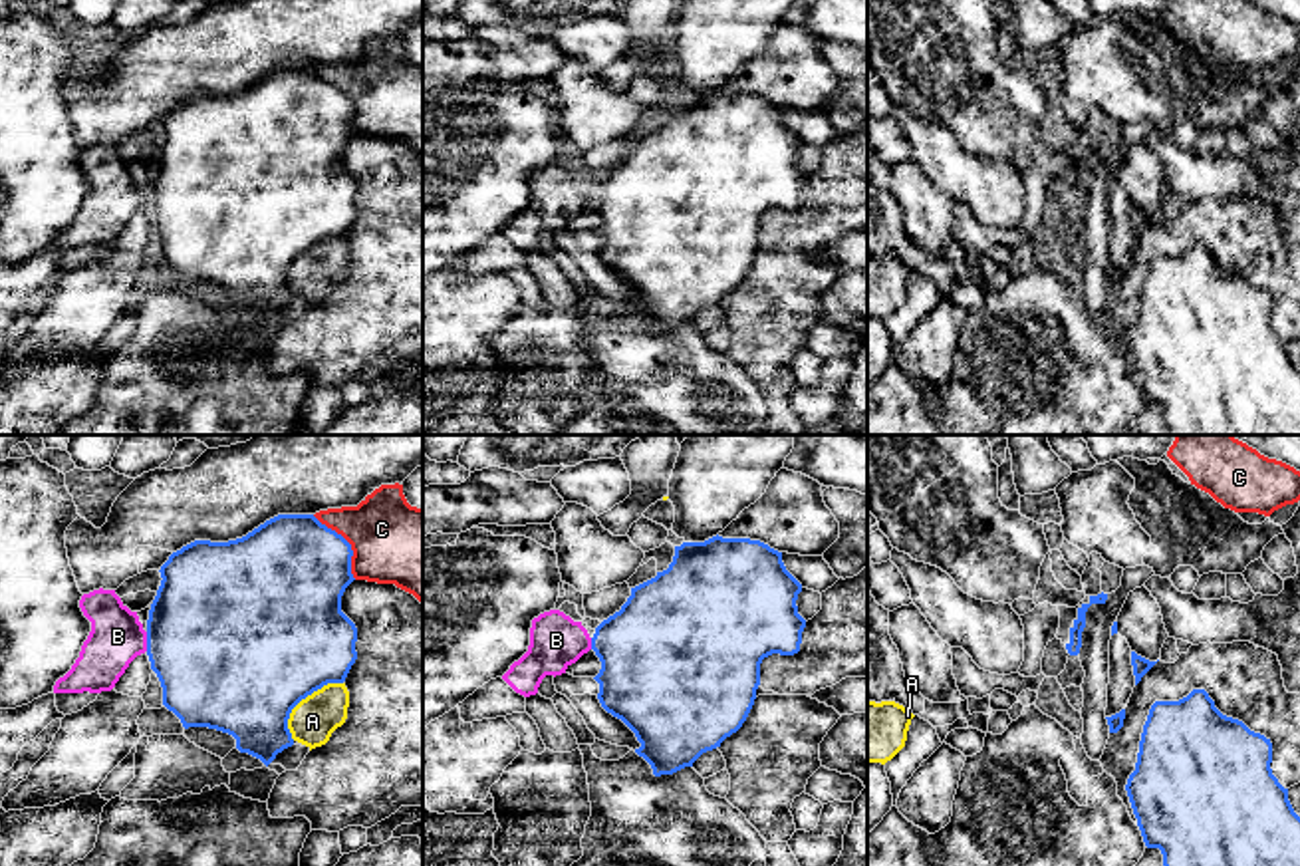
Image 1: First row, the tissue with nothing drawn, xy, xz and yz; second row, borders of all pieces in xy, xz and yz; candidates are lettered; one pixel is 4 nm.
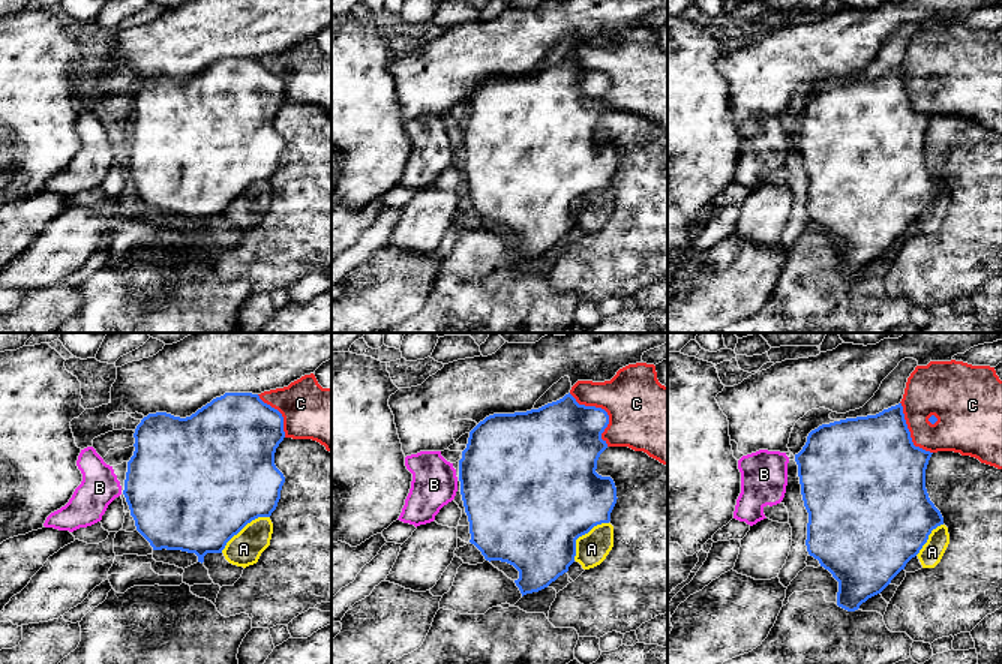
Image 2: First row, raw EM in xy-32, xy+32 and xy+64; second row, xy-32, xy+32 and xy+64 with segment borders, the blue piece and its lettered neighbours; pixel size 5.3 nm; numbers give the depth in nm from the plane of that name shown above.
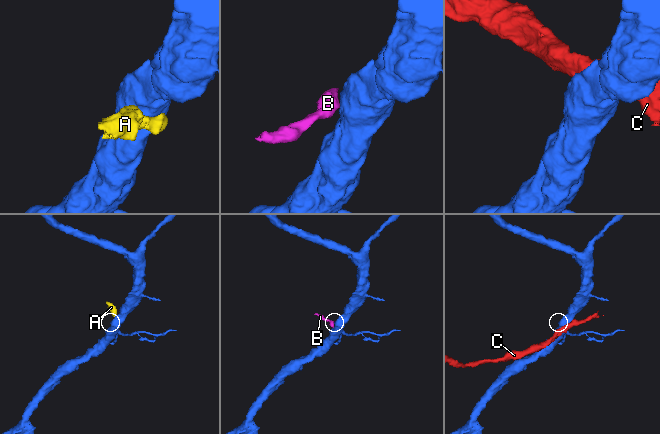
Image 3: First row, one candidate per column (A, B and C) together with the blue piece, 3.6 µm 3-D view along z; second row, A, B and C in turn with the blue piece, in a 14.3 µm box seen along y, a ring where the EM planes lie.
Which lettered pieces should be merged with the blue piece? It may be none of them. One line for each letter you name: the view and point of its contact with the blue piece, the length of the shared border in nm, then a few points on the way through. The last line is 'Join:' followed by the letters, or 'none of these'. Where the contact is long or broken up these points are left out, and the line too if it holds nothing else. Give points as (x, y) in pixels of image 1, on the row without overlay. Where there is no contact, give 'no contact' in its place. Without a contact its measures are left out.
Join: none of these

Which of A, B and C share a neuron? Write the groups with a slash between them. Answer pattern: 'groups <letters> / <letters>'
groups A / B / C

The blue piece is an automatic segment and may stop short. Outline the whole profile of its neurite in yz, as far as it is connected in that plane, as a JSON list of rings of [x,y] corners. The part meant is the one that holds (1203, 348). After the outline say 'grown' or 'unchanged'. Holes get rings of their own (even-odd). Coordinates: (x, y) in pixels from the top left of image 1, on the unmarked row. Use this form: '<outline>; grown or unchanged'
[[[1205,244],[1151,260],[1125,346],[1145,401],[1161,405],[1171,435],[1300,435],[1300,371],[1270,318],[1270,294],[1223,270]]]; unchanged

